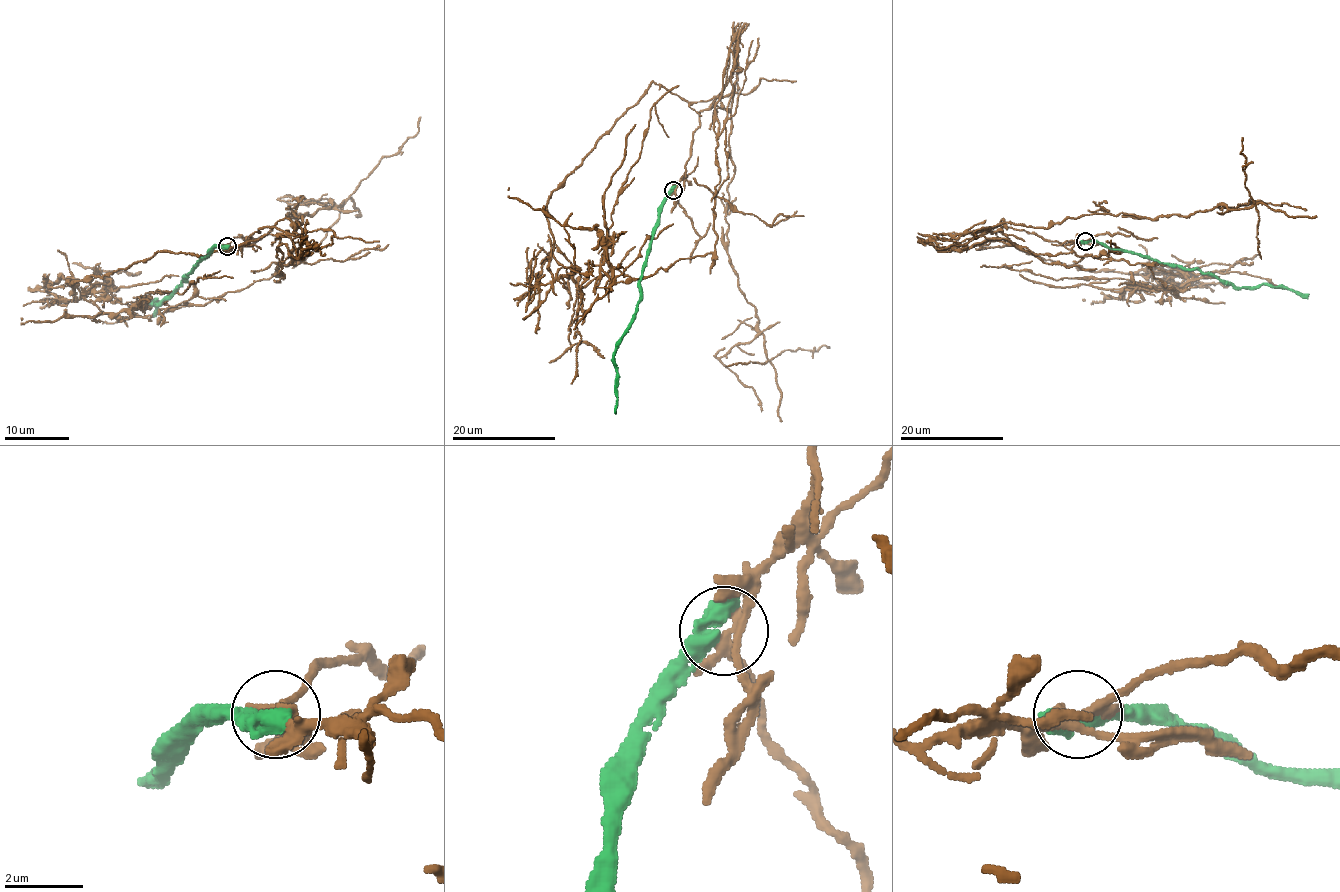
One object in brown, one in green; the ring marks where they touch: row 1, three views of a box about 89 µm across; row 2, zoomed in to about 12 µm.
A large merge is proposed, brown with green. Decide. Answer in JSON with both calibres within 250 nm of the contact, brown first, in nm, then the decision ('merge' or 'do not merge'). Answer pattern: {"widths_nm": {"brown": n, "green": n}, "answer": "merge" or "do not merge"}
{"widths_nm": {"brown": 240, "green": 600}, "answer": "do not merge"}

